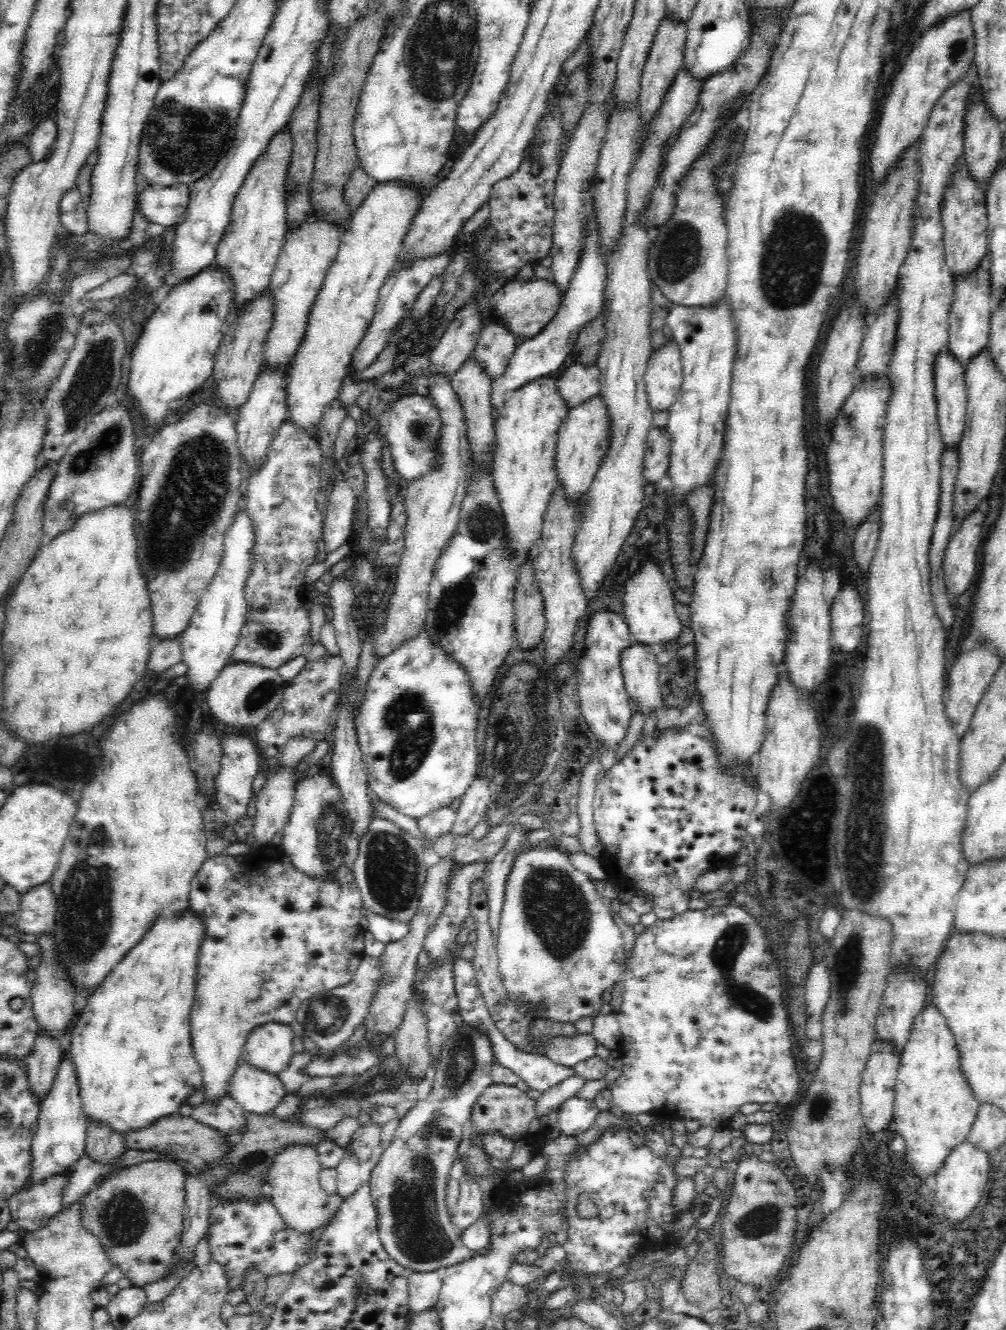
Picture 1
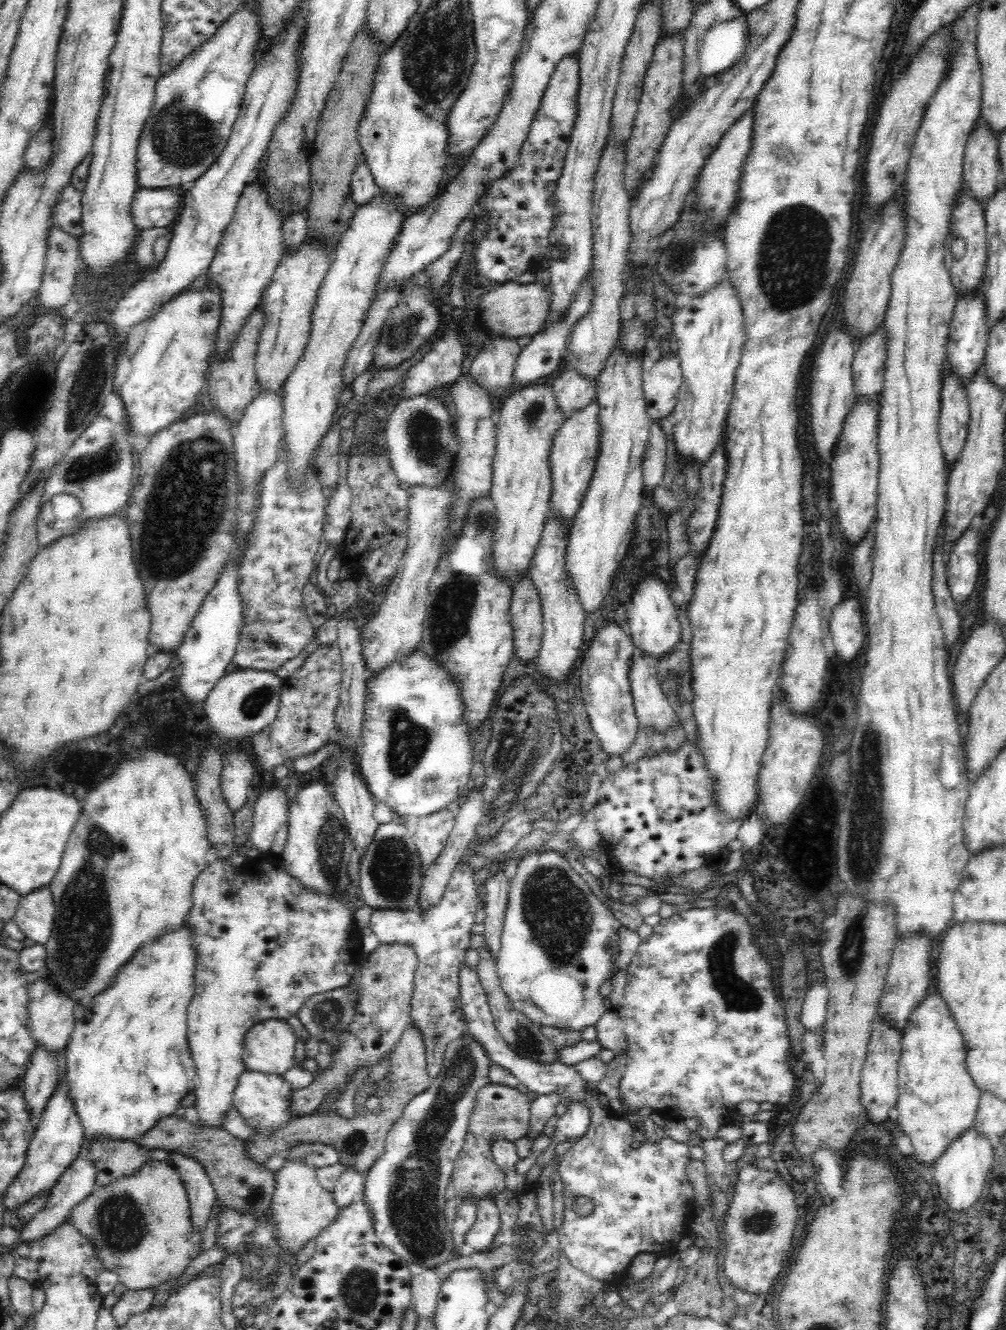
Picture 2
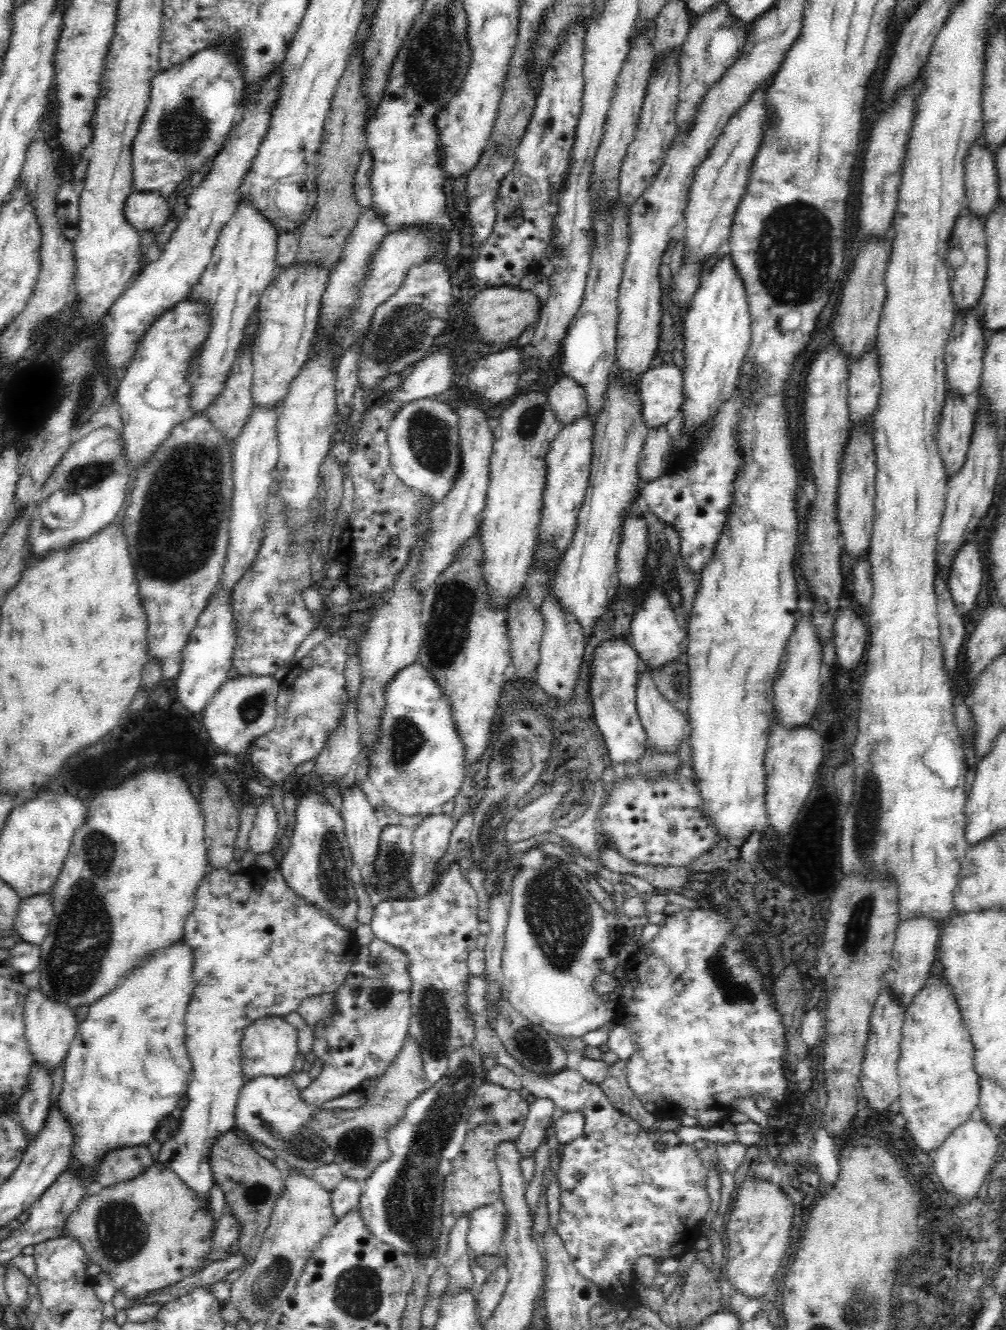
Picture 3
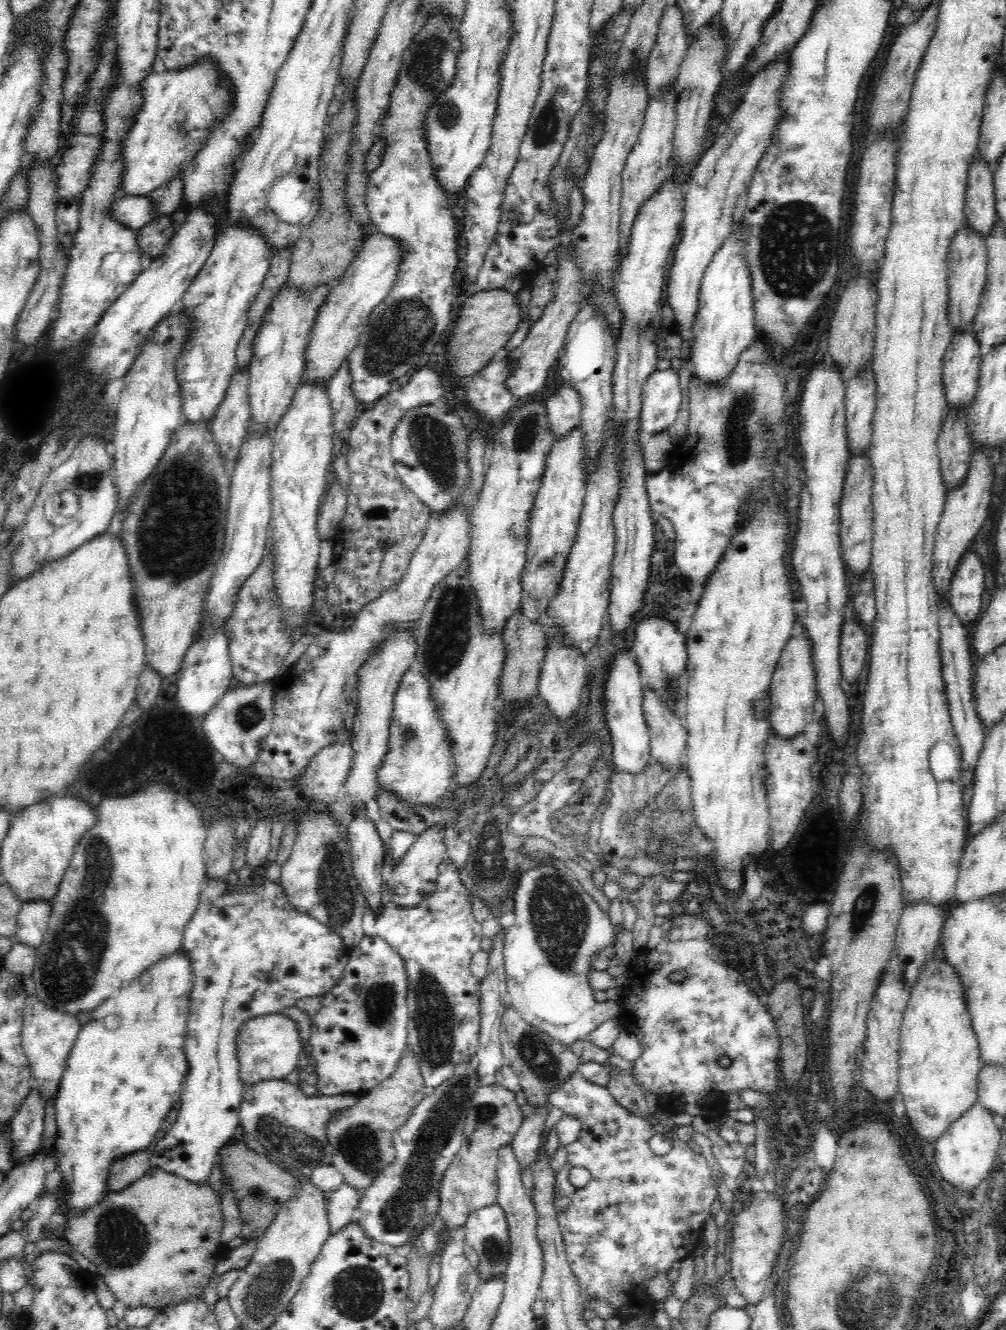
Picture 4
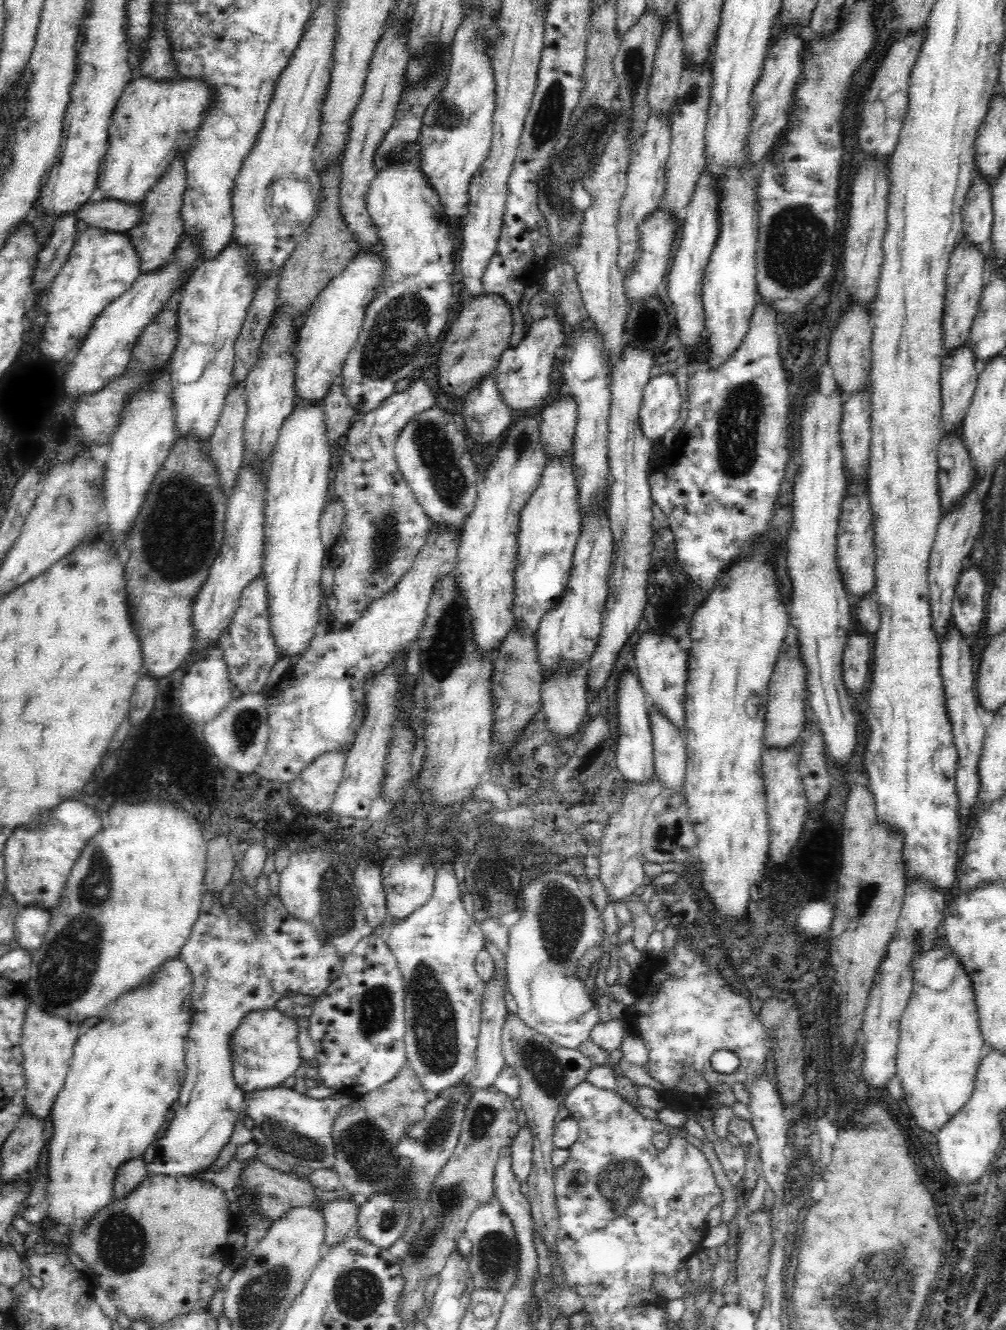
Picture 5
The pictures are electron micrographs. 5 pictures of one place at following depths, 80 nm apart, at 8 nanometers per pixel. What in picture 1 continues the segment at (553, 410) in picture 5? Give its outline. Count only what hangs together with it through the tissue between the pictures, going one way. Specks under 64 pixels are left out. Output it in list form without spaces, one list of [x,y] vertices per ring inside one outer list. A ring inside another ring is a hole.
[[[571,360],[571,365],[564,369],[564,373],[556,381],[559,393],[569,408],[572,408],[599,394],[600,377],[600,369],[596,362],[586,366],[581,362]]]

